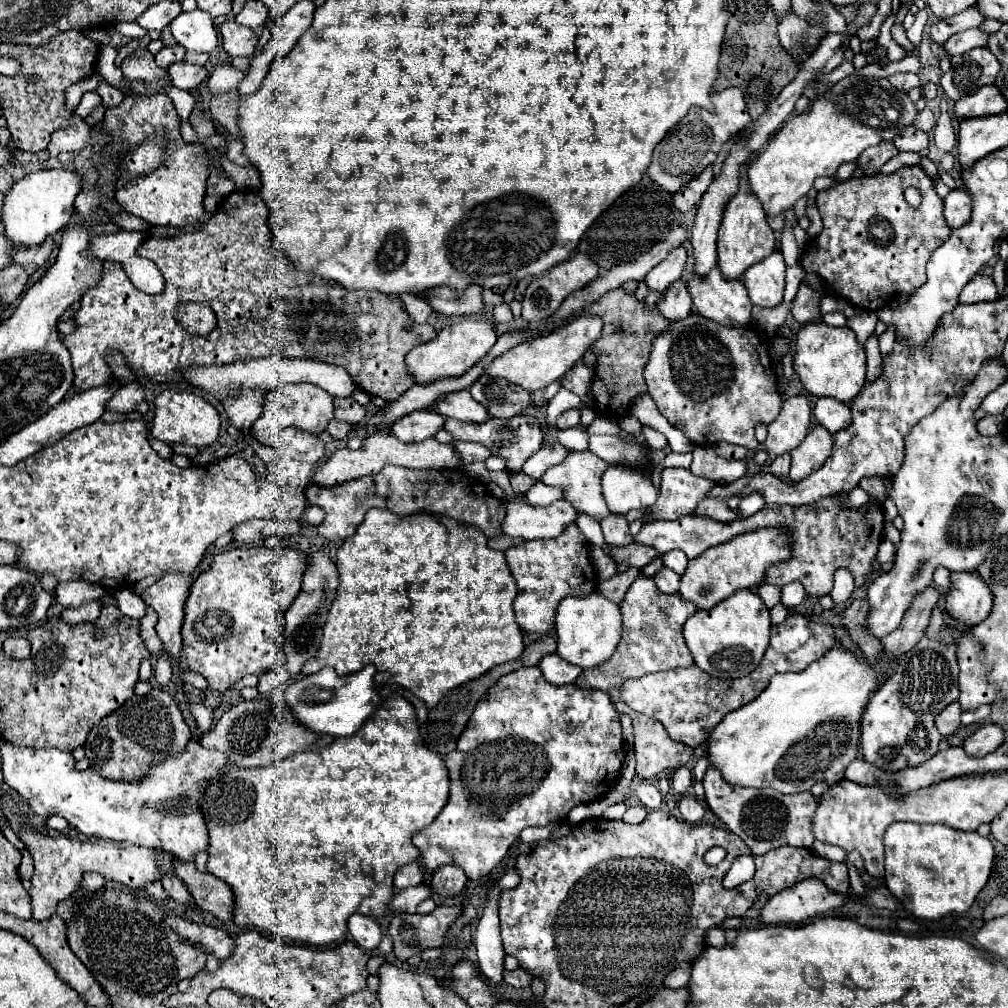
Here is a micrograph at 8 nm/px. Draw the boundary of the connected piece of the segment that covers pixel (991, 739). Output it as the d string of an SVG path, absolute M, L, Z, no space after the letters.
M985 724L977 732L973 732L969 738L963 742L963 750L967 756L977 756L983 758L991 752L995 752L1003 742L1003 730L997 724Z

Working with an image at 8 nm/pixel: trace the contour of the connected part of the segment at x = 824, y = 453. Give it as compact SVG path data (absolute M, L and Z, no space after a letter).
M819 424L813 426L813 430L807 434L801 446L791 452L793 460L791 460L789 478L793 482L799 482L807 478L811 472L815 472L817 468L821 468L821 464L825 464L825 460L831 454L831 446L833 446L833 436L825 432L825 428L821 428Z

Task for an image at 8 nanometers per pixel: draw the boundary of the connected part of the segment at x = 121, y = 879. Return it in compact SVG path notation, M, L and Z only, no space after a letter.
M21 826L17 836L29 850L35 862L35 874L31 876L33 888L29 890L31 900L33 900L33 918L35 920L45 920L51 914L55 914L57 902L69 898L81 882L81 874L87 870L101 872L105 878L115 880L119 884L125 884L129 888L143 888L143 884L151 880L161 880L161 870L157 868L157 862L163 864L165 872L169 876L175 876L173 872L173 856L169 852L161 850L151 850L151 848L141 848L129 842L113 842L113 840L81 840L81 838L69 838L65 834L49 836L37 828L27 828Z

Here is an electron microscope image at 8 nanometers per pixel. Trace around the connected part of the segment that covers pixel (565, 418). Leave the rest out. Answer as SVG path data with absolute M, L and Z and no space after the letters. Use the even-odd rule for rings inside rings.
M567 410L563 412L559 418L557 418L557 428L563 430L563 428L573 428L579 424L579 416L581 412L579 410Z

